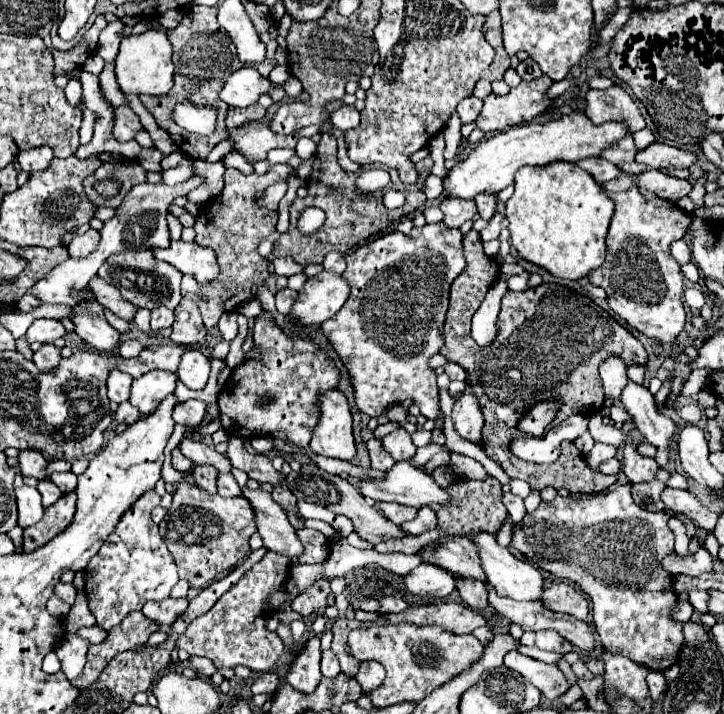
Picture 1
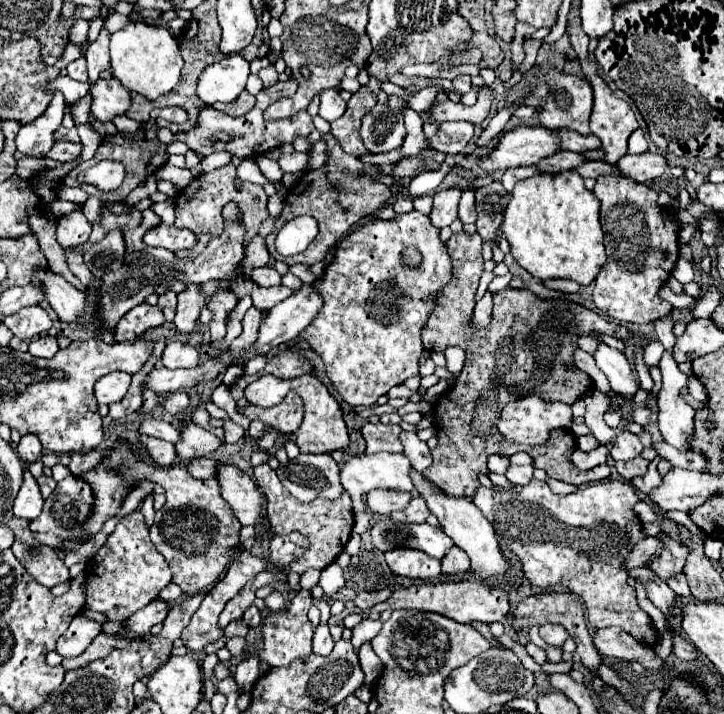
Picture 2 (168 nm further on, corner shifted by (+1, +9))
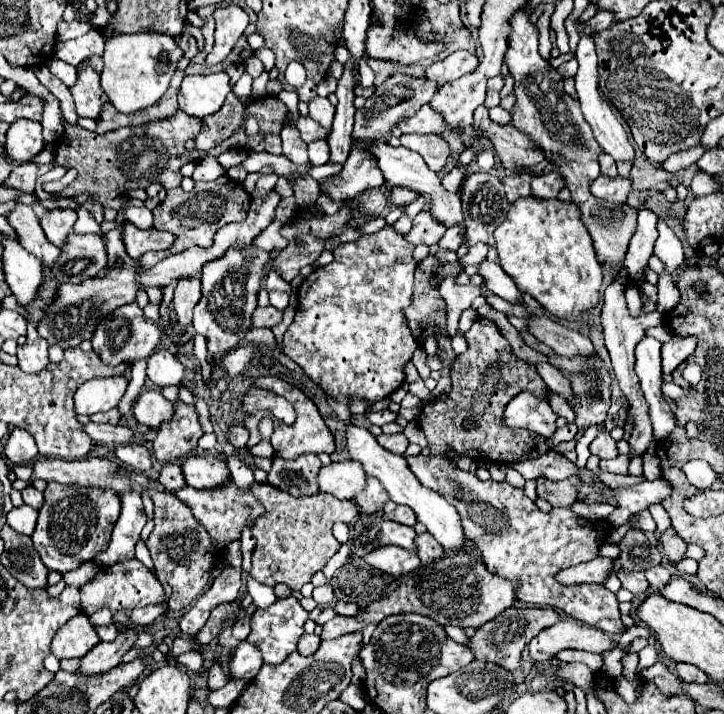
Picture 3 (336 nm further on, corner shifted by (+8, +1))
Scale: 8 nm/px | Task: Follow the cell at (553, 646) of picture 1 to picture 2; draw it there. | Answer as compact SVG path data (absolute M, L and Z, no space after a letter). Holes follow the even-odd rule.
M545 624L545 626L539 626L539 636L549 646L563 646L563 642L569 638L567 630L561 628L561 624Z

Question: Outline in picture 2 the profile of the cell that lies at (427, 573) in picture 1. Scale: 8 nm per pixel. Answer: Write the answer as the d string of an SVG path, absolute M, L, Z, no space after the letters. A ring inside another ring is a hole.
M395 548L385 552L385 560L389 568L399 576L421 578L421 580L437 580L441 574L441 562L425 556L425 552L409 550L409 548Z

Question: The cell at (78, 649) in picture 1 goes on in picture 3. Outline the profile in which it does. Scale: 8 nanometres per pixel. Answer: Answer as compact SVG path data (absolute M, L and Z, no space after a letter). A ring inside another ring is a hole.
M78 614L68 620L52 640L52 654L62 658L82 658L90 648L100 642L94 626L88 622L86 614Z

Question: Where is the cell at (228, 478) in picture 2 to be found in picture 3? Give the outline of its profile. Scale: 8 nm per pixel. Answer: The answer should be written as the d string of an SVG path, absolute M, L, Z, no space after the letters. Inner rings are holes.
M212 454L188 456L182 462L182 472L186 476L186 484L196 490L220 488L230 482L230 470L226 462L222 462L220 458L214 458Z

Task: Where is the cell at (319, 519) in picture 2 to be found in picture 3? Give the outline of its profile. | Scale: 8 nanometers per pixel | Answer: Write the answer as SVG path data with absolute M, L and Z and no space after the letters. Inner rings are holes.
M258 482L250 486L250 492L264 506L264 514L254 522L252 530L258 544L252 554L250 576L266 586L284 582L292 590L300 590L340 548L340 542L332 534L332 526L336 522L354 522L358 516L354 500L338 500L336 496L322 492L316 496L294 498L270 484Z

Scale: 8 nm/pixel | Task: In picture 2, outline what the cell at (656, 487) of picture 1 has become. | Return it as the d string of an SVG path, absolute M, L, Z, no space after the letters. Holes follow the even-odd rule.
M637 456L637 460L627 460L627 462L615 462L615 468L619 472L621 478L625 480L631 480L635 476L641 476L647 472L647 466L649 466L649 460Z

